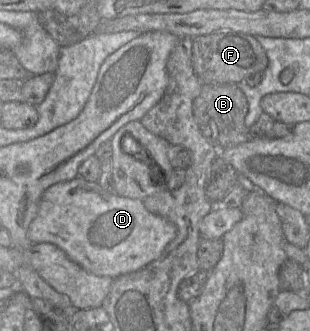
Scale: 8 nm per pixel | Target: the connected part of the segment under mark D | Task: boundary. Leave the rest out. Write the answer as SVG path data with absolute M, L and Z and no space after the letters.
M81 177L50 186L40 198L38 211L29 225L30 244L50 243L86 271L97 276L116 278L138 271L156 260L176 236L176 227L166 218L148 211L144 201L119 196L104 190L98 182Z

